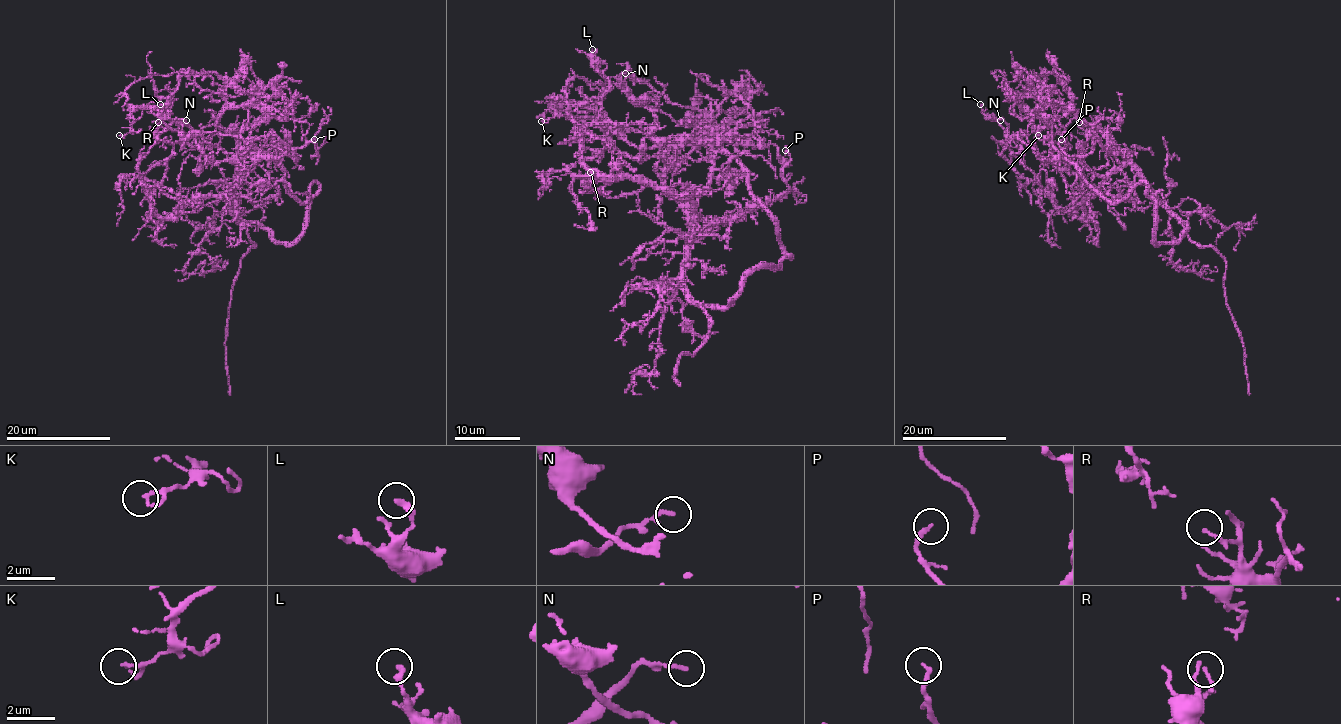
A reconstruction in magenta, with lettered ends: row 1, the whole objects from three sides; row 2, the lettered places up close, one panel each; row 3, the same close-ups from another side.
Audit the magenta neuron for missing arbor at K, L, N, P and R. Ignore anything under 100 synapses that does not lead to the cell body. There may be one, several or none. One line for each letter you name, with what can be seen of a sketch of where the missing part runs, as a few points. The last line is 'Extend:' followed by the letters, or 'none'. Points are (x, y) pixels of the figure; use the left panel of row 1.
Extend: none

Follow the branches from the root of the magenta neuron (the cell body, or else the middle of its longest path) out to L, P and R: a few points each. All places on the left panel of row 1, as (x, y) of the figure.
L: (236, 159), (219, 118), (216, 134), (246, 143), (208, 160), (211, 146), (173, 130), (160, 104)
P: (236, 159), (283, 154), (310, 142), (316, 144), (313, 155), (317, 156), (314, 139)
R: (236, 159), (237, 141), (215, 125), (203, 126), (196, 133), (167, 129), (156, 133), (158, 122)

